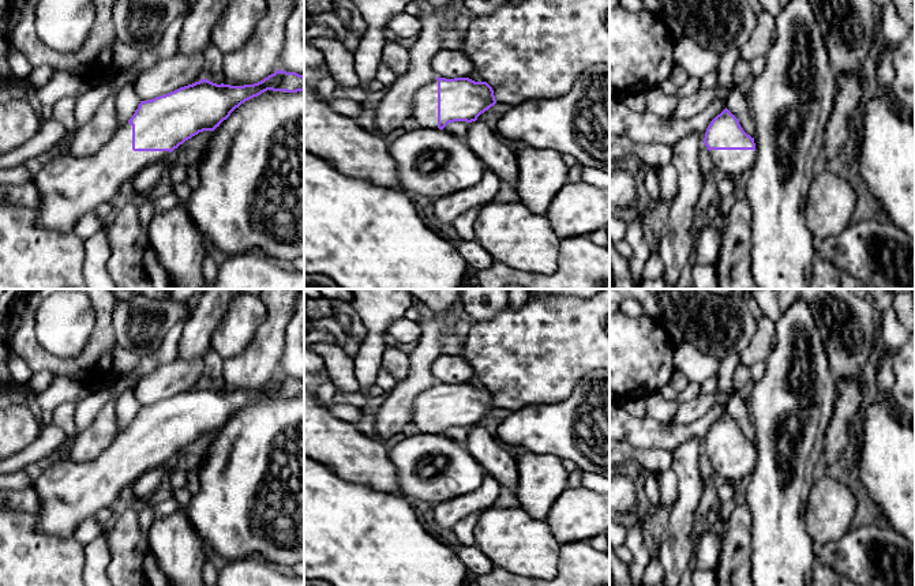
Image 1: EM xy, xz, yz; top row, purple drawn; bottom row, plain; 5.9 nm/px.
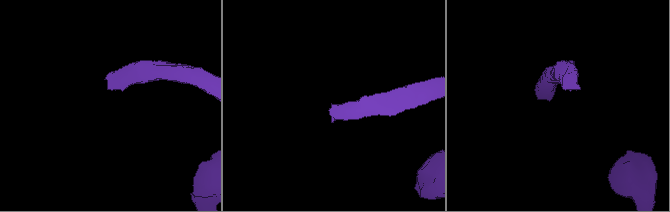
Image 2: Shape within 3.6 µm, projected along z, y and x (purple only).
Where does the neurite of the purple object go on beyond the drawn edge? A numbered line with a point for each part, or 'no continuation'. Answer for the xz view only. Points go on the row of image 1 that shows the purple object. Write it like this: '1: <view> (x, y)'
1: xz (424, 111)

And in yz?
1: yz (727, 162)

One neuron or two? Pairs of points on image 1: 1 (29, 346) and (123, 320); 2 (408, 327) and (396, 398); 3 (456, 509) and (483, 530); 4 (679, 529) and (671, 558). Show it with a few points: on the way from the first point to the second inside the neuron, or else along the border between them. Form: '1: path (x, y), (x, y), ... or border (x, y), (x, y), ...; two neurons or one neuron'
1: border (111, 314), (112, 326); two neurons
2: border (419, 322), (422, 335), (416, 341); two neurons
3: border (492, 504), (480, 513); two neurons
4: path (678, 536), (675, 551); one neuron

